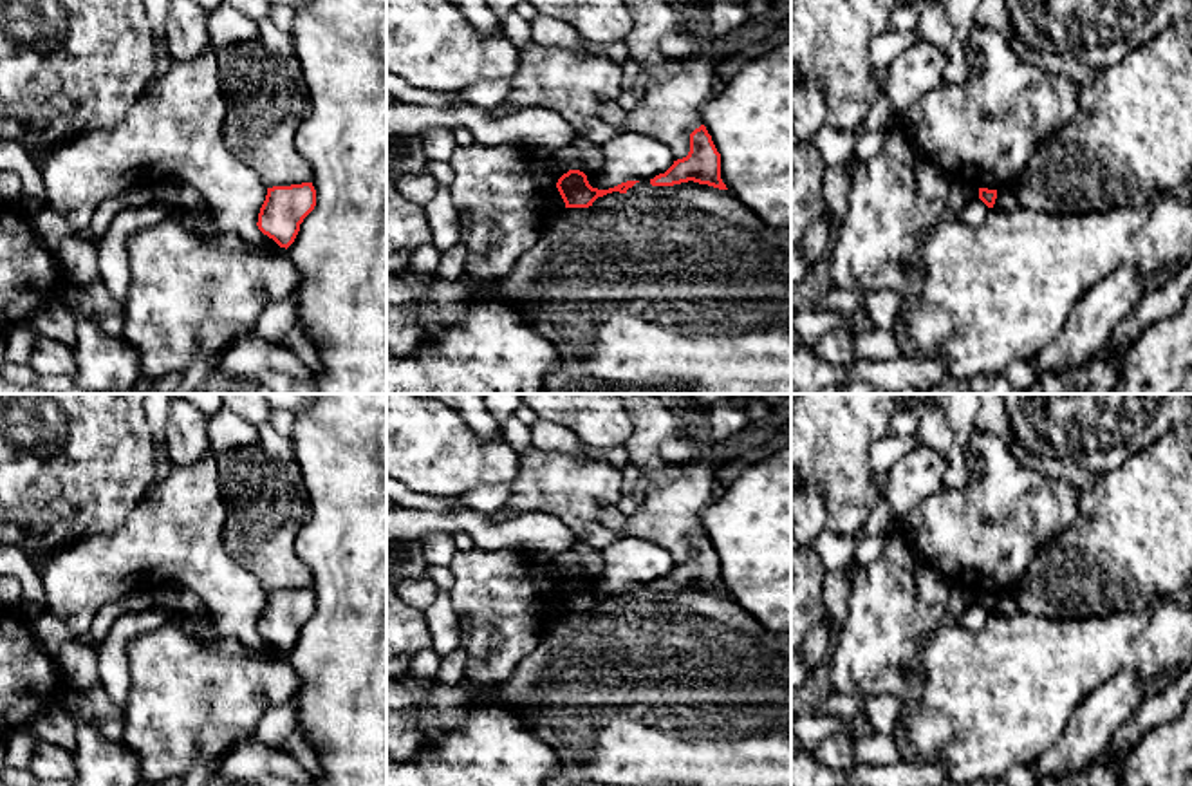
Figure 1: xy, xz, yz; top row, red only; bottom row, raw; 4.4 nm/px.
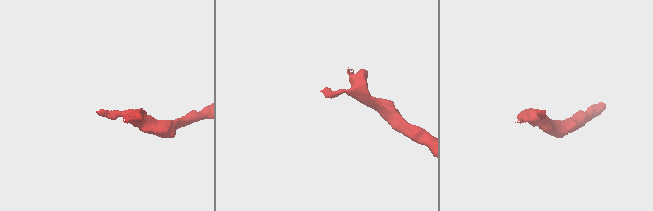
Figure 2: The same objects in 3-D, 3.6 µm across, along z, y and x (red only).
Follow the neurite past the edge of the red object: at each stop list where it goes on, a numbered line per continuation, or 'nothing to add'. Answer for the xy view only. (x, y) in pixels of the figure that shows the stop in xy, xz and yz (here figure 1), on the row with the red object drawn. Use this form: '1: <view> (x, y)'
nothing to add

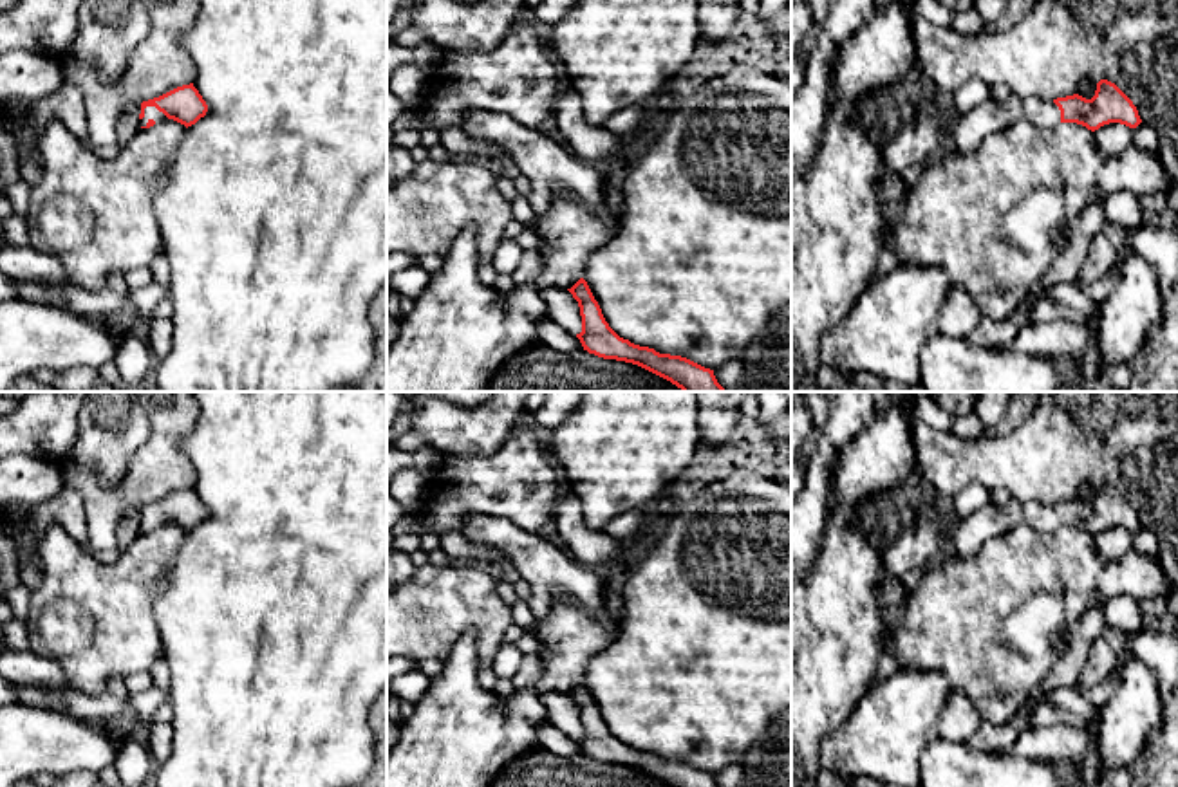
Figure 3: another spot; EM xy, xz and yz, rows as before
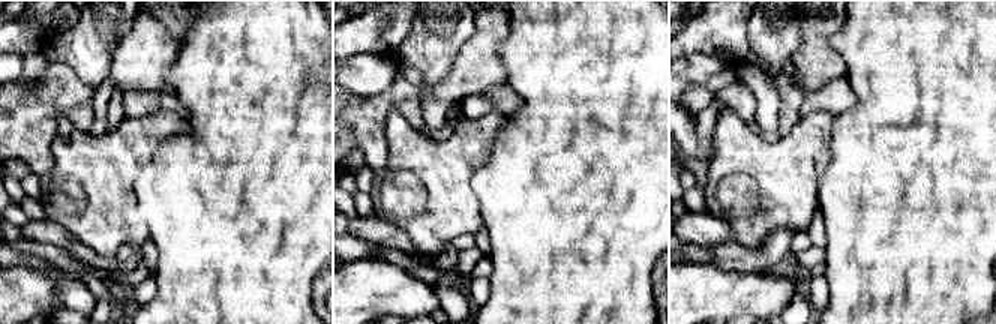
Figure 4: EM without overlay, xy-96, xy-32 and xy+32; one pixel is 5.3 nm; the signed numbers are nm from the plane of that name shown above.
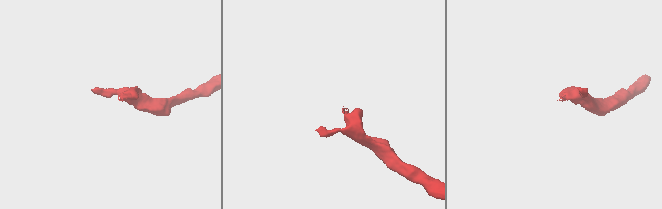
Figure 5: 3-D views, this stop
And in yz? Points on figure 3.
1: yz (967, 130)

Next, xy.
1: xy (150, 112)

